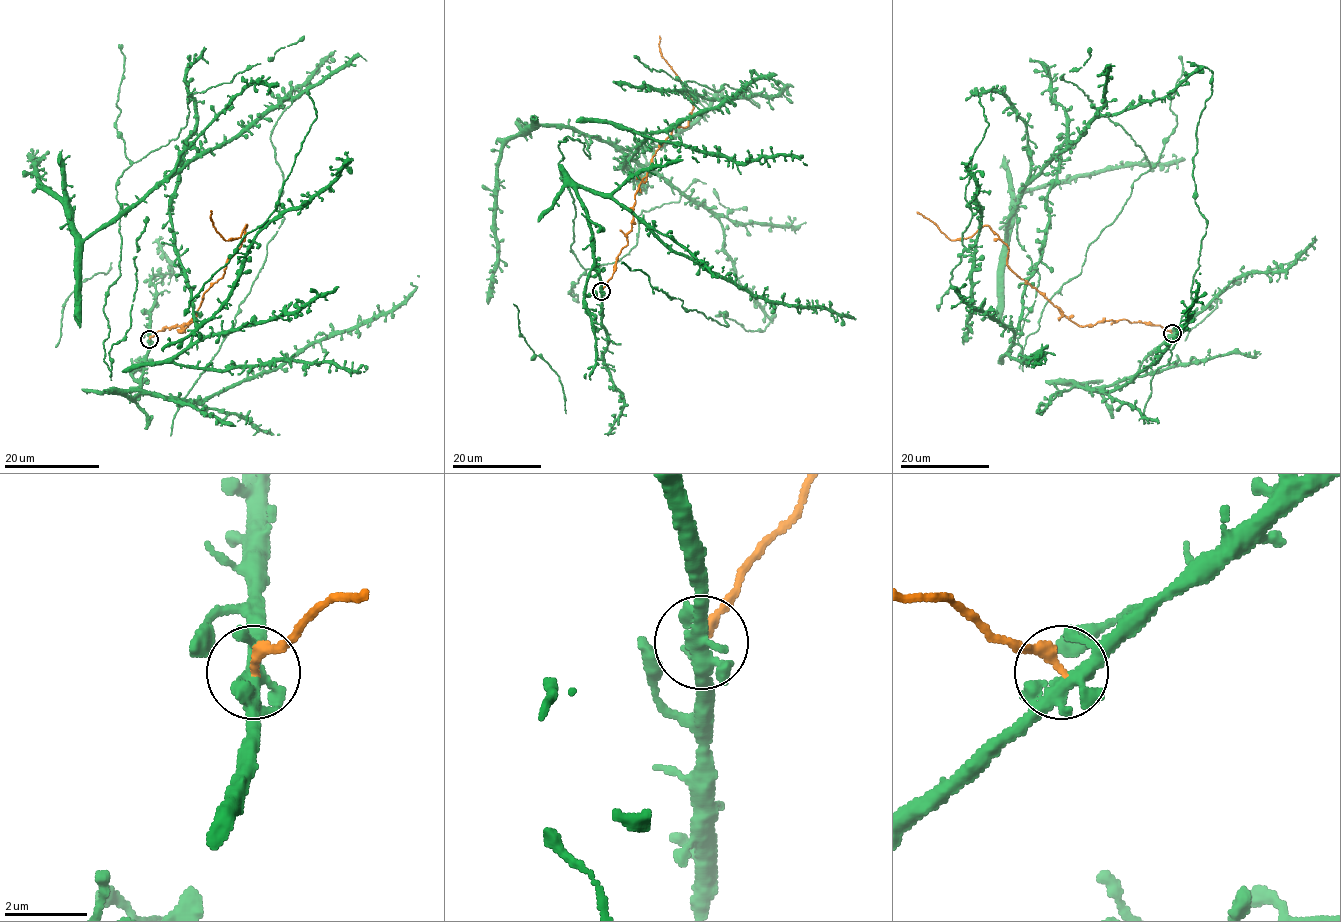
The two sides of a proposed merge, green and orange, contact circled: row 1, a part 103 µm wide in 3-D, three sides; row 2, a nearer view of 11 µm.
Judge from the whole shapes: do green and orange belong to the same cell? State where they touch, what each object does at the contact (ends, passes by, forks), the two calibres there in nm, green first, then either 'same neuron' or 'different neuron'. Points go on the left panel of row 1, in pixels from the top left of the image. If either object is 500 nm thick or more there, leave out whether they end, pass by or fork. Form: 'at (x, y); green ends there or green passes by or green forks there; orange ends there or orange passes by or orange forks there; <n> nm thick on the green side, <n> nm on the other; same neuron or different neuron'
at (149, 339); green forks there; orange ends there; 320 nm thick on the green side, 260 nm on the other; different neuron

